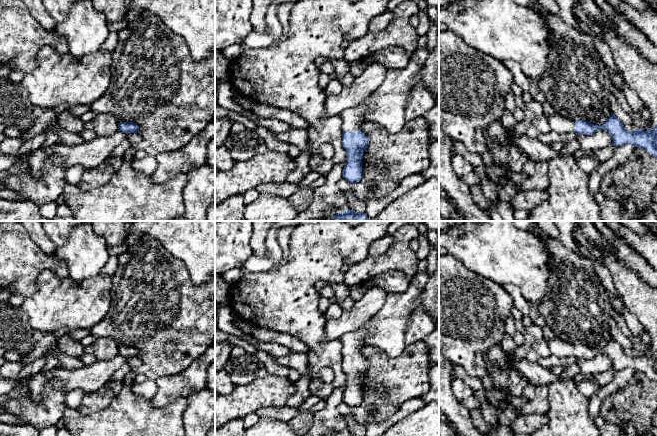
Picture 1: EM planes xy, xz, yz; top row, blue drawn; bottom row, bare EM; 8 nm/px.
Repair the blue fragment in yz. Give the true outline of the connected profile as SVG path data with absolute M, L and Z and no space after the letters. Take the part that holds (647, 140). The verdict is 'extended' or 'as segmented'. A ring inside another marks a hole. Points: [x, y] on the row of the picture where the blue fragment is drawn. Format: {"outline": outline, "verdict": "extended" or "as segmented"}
{"outline": "M560 114L548 115L552 130L559 133L575 133L576 135L592 135L598 130L608 132L612 137L613 146L631 144L634 147L644 149L647 153L657 158L657 126L651 127L648 131L637 129L629 132L619 118L612 114L602 125L594 125L584 120L572 120Z", "verdict": "extended"}

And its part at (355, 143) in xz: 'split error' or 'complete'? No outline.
split error

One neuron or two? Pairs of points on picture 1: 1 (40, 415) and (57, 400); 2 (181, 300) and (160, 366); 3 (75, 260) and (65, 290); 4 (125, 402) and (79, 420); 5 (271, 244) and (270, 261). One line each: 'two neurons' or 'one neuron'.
1: one neuron
2: one neuron
3: two neurons
4: one neuron
5: one neuron

